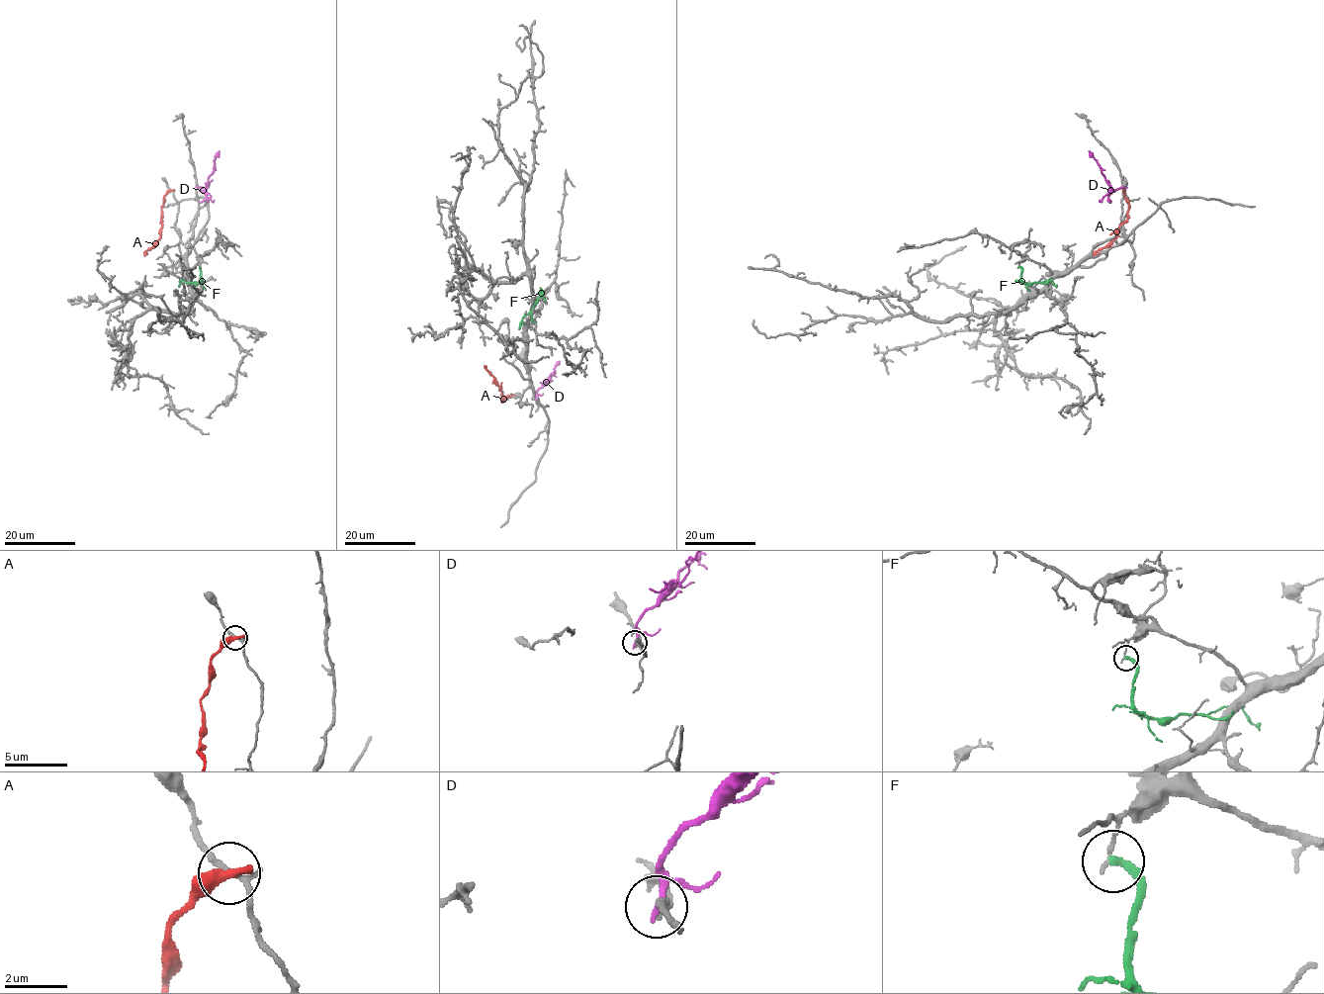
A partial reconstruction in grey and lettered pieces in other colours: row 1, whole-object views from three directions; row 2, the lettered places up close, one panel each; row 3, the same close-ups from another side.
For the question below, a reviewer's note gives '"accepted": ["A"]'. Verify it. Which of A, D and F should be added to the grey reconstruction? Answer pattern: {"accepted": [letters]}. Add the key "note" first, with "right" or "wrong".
{"note": "wrong", "accepted": []}

